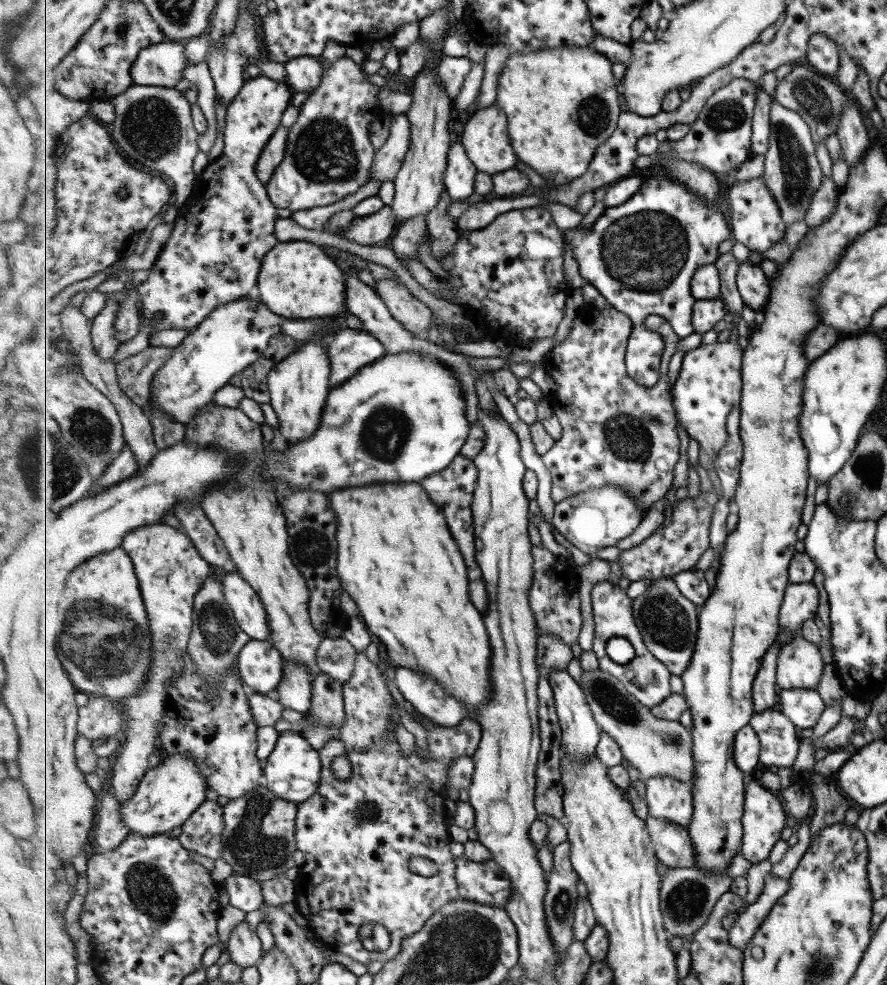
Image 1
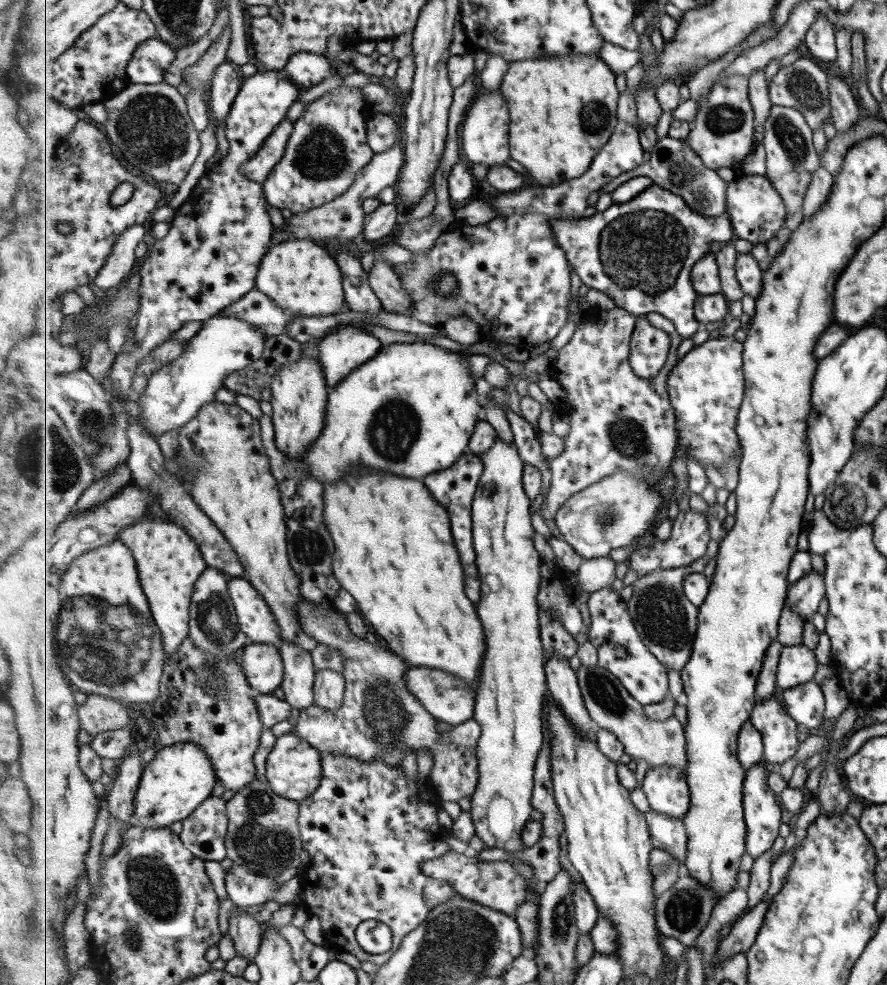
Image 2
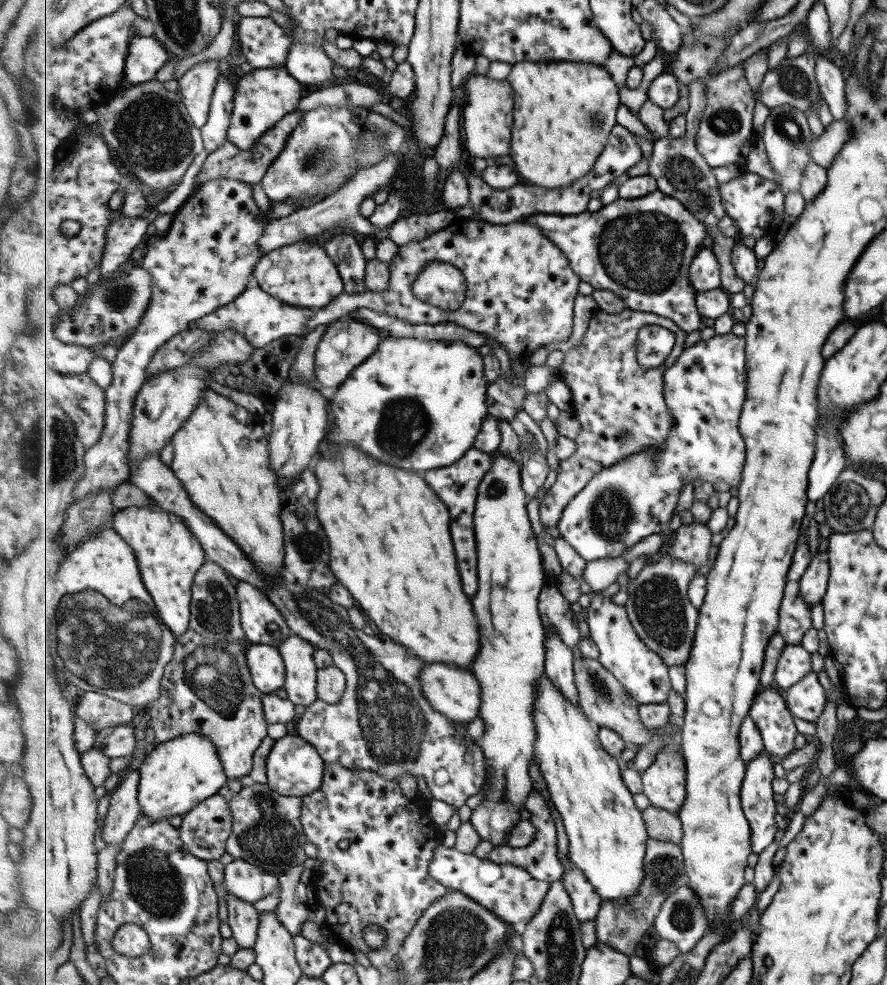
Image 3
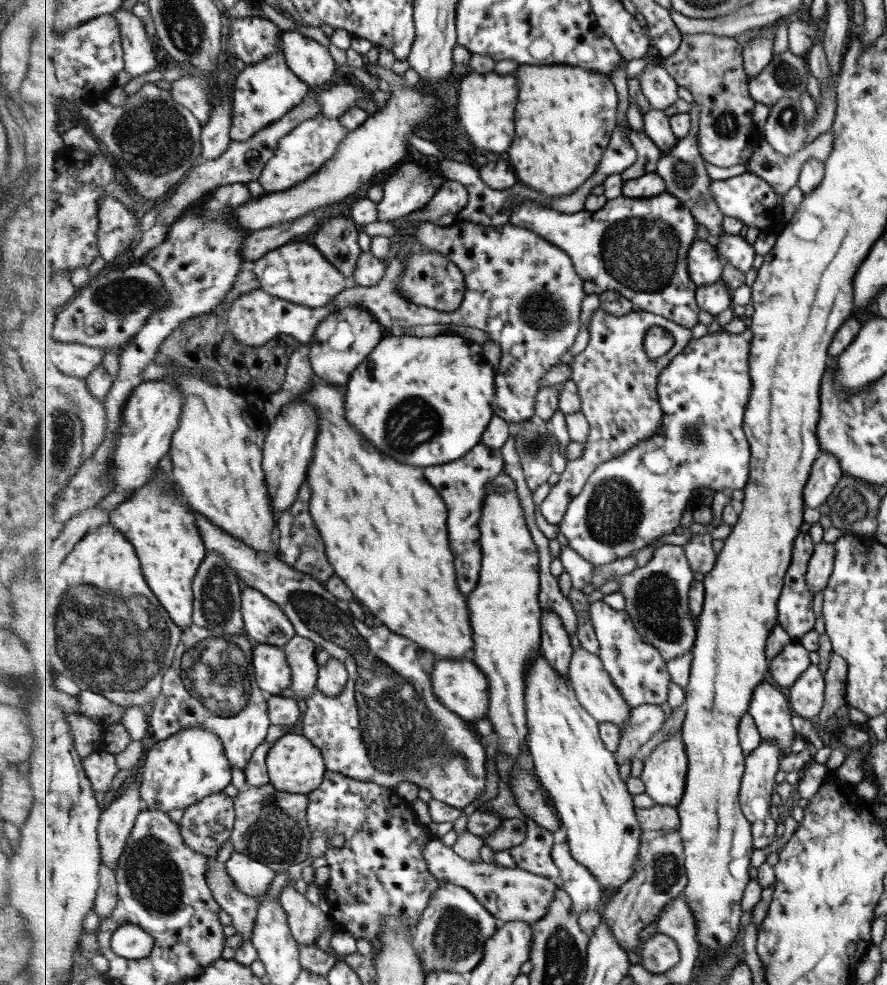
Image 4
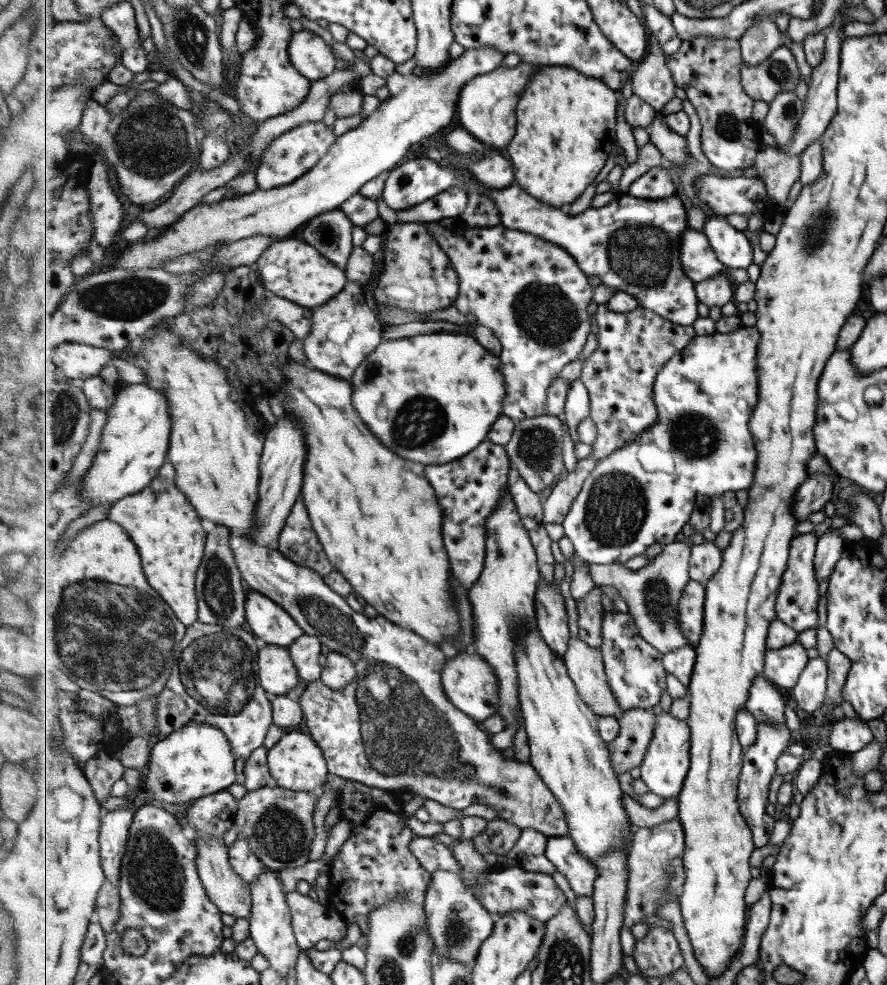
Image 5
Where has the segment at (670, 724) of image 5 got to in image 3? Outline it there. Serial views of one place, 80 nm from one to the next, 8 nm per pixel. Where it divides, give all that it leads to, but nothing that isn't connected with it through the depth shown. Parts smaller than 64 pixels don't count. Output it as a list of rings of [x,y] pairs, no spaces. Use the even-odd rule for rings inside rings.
[[[667,748],[642,773],[643,794],[657,808],[678,813],[687,798],[687,766],[682,748]]]

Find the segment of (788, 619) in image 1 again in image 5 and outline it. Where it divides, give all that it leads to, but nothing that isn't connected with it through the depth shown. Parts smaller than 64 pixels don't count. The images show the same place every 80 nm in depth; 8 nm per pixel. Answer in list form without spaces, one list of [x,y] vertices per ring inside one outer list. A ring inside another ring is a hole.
[[[828,528],[817,537],[813,564],[818,582],[832,573],[846,544],[847,540],[839,535],[839,529]]]

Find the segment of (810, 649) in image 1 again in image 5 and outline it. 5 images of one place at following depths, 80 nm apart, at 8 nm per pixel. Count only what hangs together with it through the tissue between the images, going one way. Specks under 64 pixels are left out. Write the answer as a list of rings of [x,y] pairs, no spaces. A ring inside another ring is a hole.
[[[795,642],[777,650],[766,649],[764,676],[777,687],[795,689],[808,661],[803,647]]]

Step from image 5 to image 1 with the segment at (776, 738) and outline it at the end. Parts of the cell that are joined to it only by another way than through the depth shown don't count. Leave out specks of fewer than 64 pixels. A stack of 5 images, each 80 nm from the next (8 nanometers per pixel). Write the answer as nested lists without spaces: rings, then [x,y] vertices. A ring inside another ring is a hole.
[[[756,773],[753,774],[753,779],[746,784],[746,808],[743,817],[743,840],[741,854],[750,860],[752,864],[757,864],[763,862],[765,859],[769,858],[771,850],[775,848],[775,844],[779,842],[782,838],[783,828],[787,826],[787,819],[785,818],[785,810],[783,810],[783,805],[785,804],[783,800],[777,798],[775,794],[771,794],[769,790],[765,790],[754,777],[757,776]]]

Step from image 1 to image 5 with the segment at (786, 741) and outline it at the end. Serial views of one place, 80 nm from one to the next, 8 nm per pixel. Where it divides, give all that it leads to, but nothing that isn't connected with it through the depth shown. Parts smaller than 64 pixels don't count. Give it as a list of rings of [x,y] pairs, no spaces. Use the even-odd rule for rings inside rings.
[[[761,675],[756,678],[753,688],[751,688],[750,701],[747,702],[747,709],[755,716],[758,724],[785,724],[785,697],[777,690],[777,686]]]

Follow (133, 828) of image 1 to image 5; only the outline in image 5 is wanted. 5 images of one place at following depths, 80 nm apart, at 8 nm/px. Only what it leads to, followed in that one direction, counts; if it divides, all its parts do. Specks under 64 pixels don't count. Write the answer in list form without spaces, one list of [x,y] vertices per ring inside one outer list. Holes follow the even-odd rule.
[[[192,723],[153,746],[148,774],[142,788],[149,794],[150,804],[187,804],[187,800],[196,801],[235,784],[235,760],[231,741],[223,731],[211,724]]]

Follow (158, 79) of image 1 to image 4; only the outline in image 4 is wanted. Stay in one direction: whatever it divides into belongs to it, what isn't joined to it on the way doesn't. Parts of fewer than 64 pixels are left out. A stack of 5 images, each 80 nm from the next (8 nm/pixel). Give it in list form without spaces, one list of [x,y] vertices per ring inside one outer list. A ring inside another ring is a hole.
[[[125,6],[113,13],[113,17],[119,20],[118,23],[122,29],[126,72],[135,77],[157,70],[160,65],[156,55],[159,45],[156,40],[151,42],[147,38],[145,24],[141,18],[137,18],[131,10],[125,10]]]

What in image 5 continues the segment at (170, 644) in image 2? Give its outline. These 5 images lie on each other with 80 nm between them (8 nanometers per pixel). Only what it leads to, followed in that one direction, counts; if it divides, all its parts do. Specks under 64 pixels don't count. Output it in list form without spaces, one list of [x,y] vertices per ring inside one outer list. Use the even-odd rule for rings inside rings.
[[[167,460],[146,490],[119,500],[109,509],[107,518],[125,528],[142,554],[147,580],[176,612],[186,626],[199,621],[199,597],[196,581],[206,553],[205,528],[201,515],[190,499],[179,490],[175,465]]]

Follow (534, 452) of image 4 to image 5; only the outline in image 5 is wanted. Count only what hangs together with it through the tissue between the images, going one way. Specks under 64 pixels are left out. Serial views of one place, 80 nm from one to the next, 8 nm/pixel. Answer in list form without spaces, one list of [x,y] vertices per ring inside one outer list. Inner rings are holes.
[[[543,415],[517,422],[511,442],[505,445],[510,462],[516,466],[527,485],[535,493],[541,494],[545,488],[557,485],[555,483],[557,477],[562,478],[563,474],[567,474],[563,460],[563,440],[565,440],[563,434],[565,432],[561,417]]]

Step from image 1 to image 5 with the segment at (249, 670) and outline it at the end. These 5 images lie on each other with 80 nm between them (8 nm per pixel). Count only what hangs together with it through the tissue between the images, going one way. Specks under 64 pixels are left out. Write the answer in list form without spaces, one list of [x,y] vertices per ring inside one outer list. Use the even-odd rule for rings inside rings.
[[[263,644],[258,663],[261,686],[270,697],[289,694],[302,681],[288,647]]]

